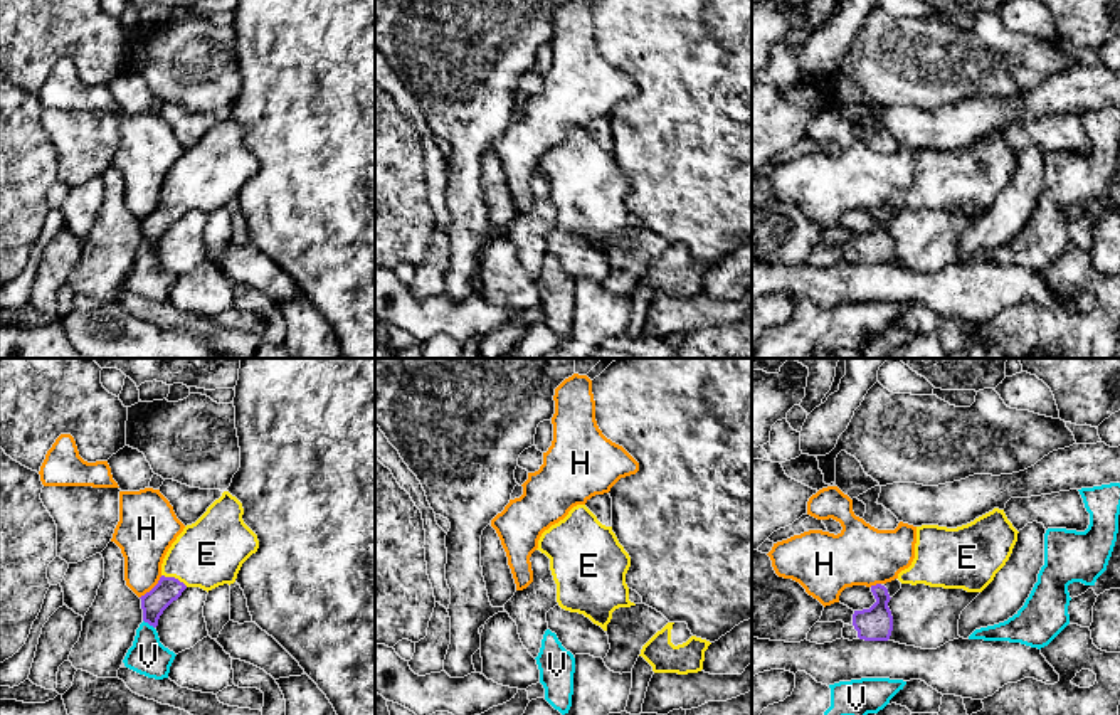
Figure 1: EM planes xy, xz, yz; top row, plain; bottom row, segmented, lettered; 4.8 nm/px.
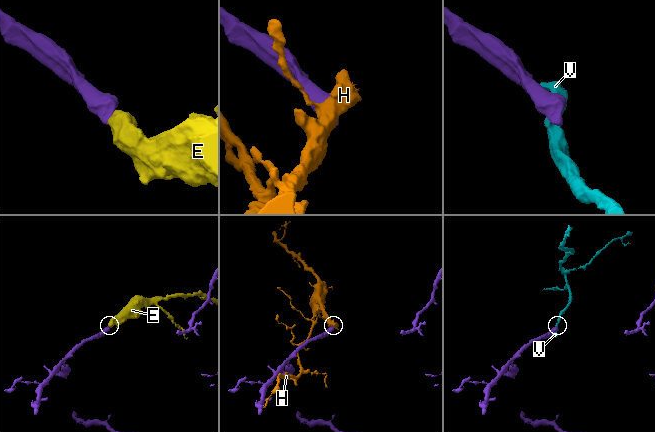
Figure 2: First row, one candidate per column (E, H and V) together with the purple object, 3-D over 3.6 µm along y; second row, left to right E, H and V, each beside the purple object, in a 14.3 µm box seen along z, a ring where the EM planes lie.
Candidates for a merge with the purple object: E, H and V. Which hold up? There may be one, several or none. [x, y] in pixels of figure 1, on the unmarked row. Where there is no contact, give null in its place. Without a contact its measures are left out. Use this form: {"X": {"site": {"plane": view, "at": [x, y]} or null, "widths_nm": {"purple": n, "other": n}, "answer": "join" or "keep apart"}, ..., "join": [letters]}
{"E": {"site": {"plane": "xy", "at": [174, 201]}, "widths_nm": {"purple": 120, "other": 320}, "answer": "join"}, "H": {"site": {"plane": "xy", "at": [153, 211]}, "widths_nm": {"purple": 120, "other": 260}, "answer": "keep apart"}, "V": {"site": {"plane": "xy", "at": [148, 246]}, "widths_nm": {"purple": 120, "other": 180}, "answer": "keep apart"}, "join": ["E"]}

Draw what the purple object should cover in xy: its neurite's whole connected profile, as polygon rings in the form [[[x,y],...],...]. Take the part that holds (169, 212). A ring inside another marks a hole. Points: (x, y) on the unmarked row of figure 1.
[[[224,114],[168,172],[158,207],[141,219],[143,244],[156,251],[163,234],[187,210],[212,214],[234,207],[242,187],[257,175],[257,158],[242,143],[242,126]]]

